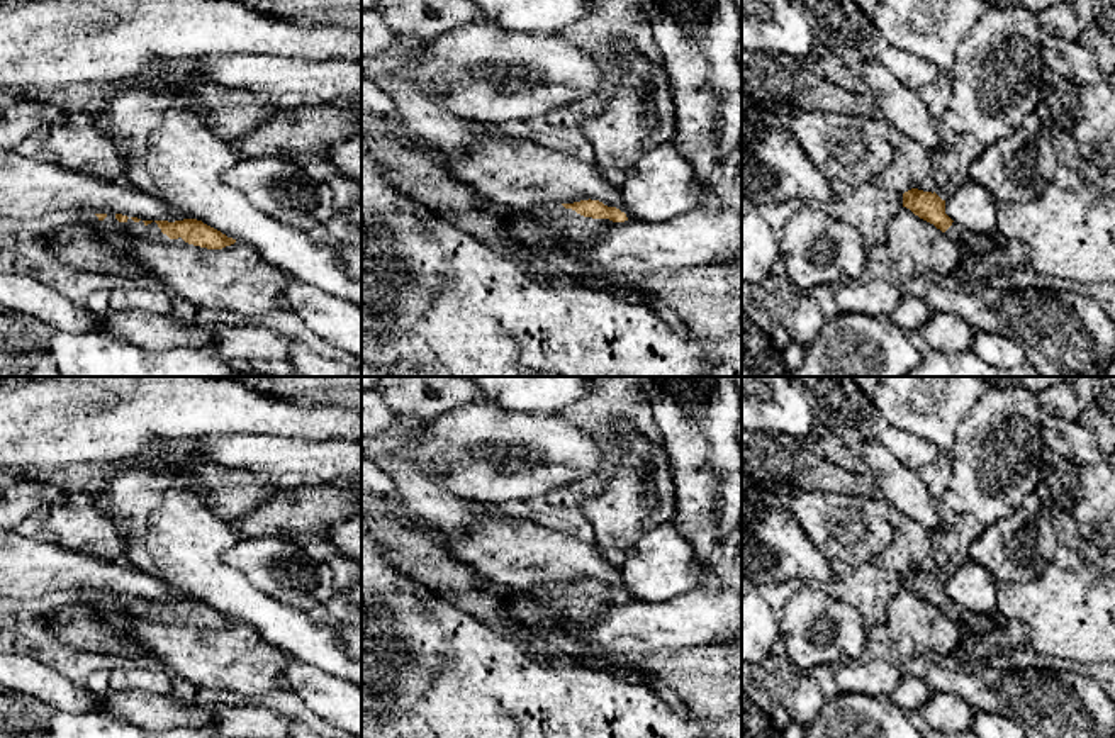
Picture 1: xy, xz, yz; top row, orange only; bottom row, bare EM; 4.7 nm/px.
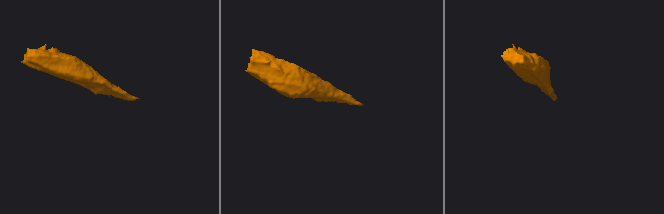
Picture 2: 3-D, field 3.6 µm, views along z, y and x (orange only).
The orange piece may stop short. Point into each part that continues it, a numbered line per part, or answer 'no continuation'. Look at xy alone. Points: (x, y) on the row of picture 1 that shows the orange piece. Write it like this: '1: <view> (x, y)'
1: xy (131, 229)

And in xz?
1: xz (542, 228)

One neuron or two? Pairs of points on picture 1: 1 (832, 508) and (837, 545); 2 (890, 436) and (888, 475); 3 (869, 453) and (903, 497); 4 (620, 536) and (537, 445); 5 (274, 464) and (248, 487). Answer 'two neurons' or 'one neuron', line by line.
1: one neuron
2: two neurons
3: one neuron
4: two neurons
5: two neurons

